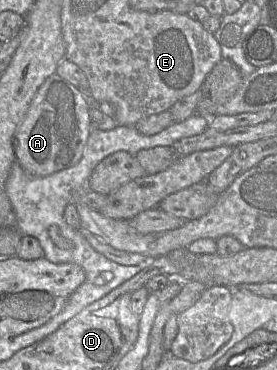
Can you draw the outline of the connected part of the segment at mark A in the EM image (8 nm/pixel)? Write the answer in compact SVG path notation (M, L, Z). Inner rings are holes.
M53 74L38 89L16 132L16 161L35 177L72 167L82 158L90 131L88 99L74 85Z

